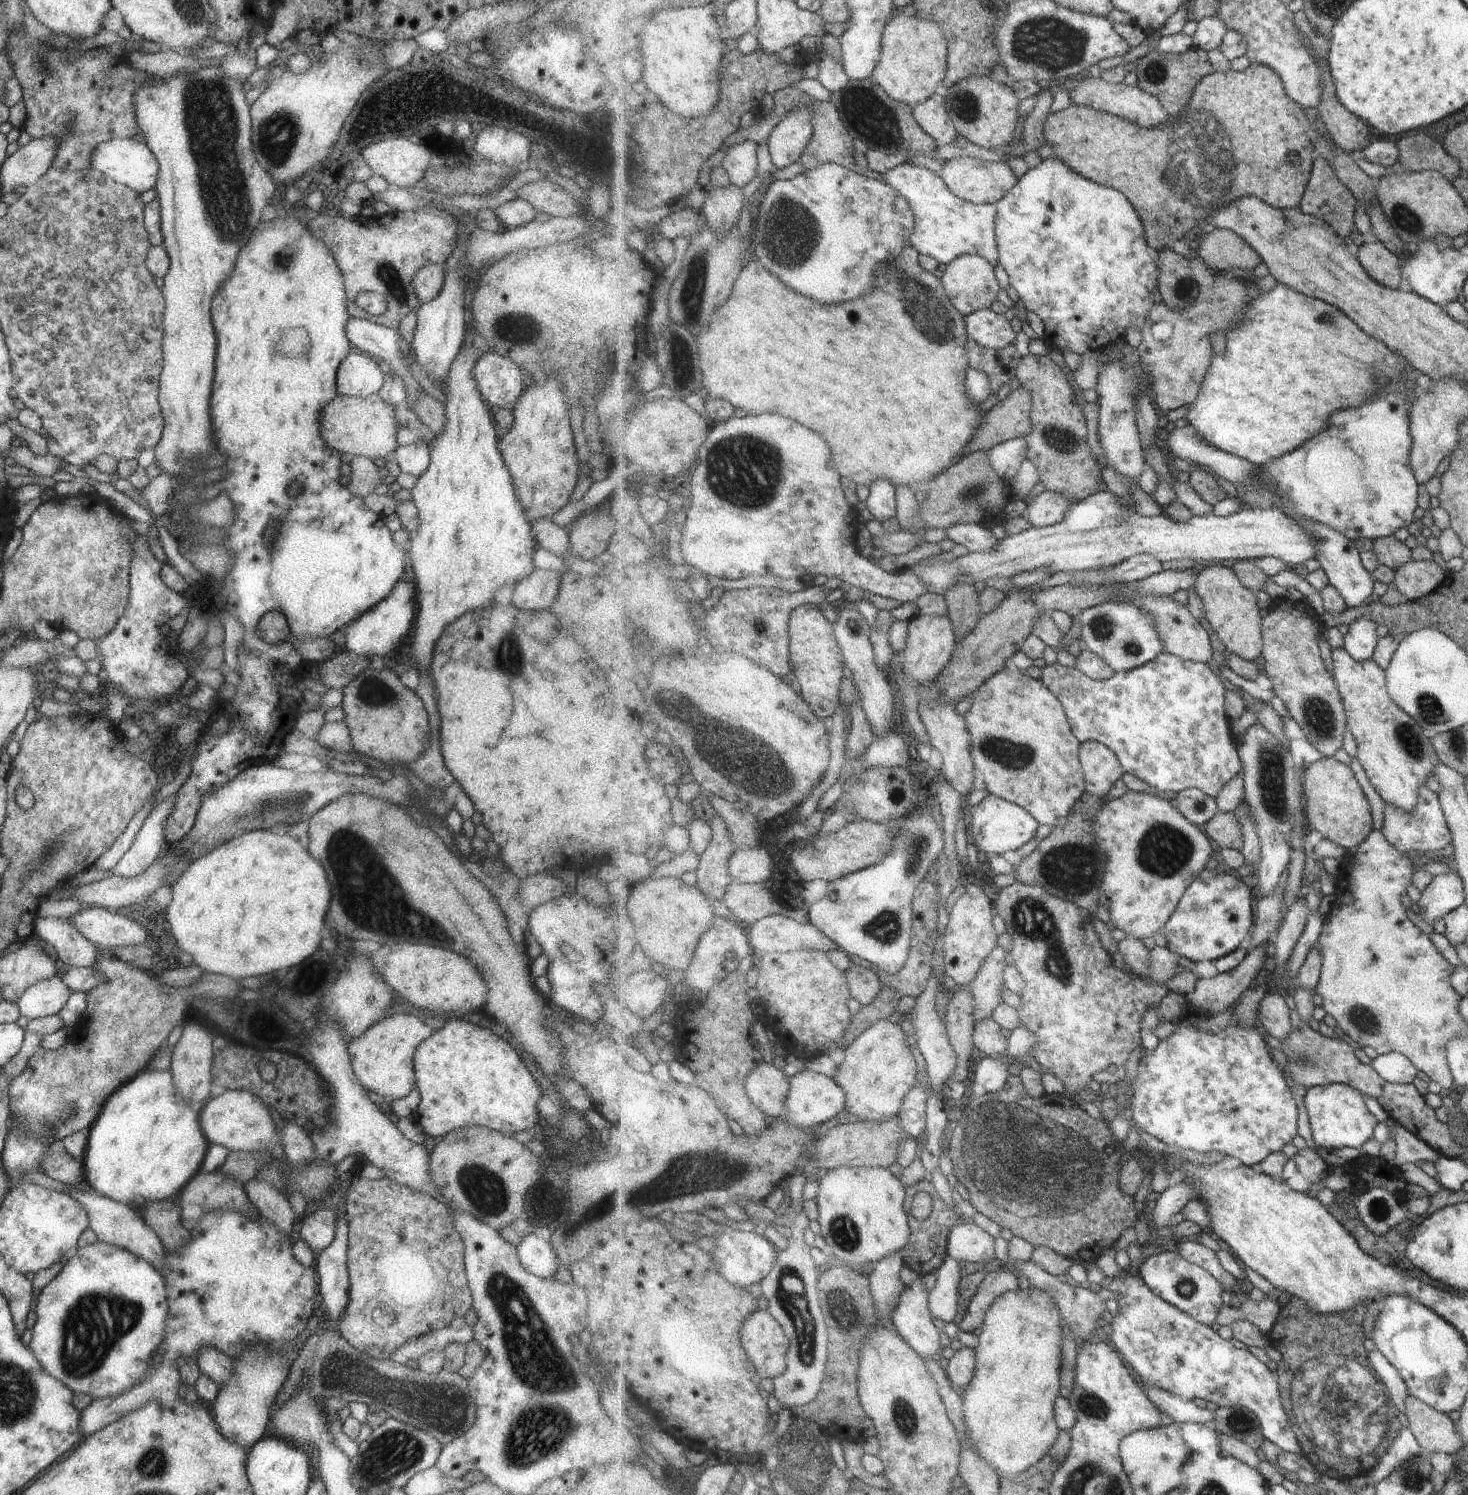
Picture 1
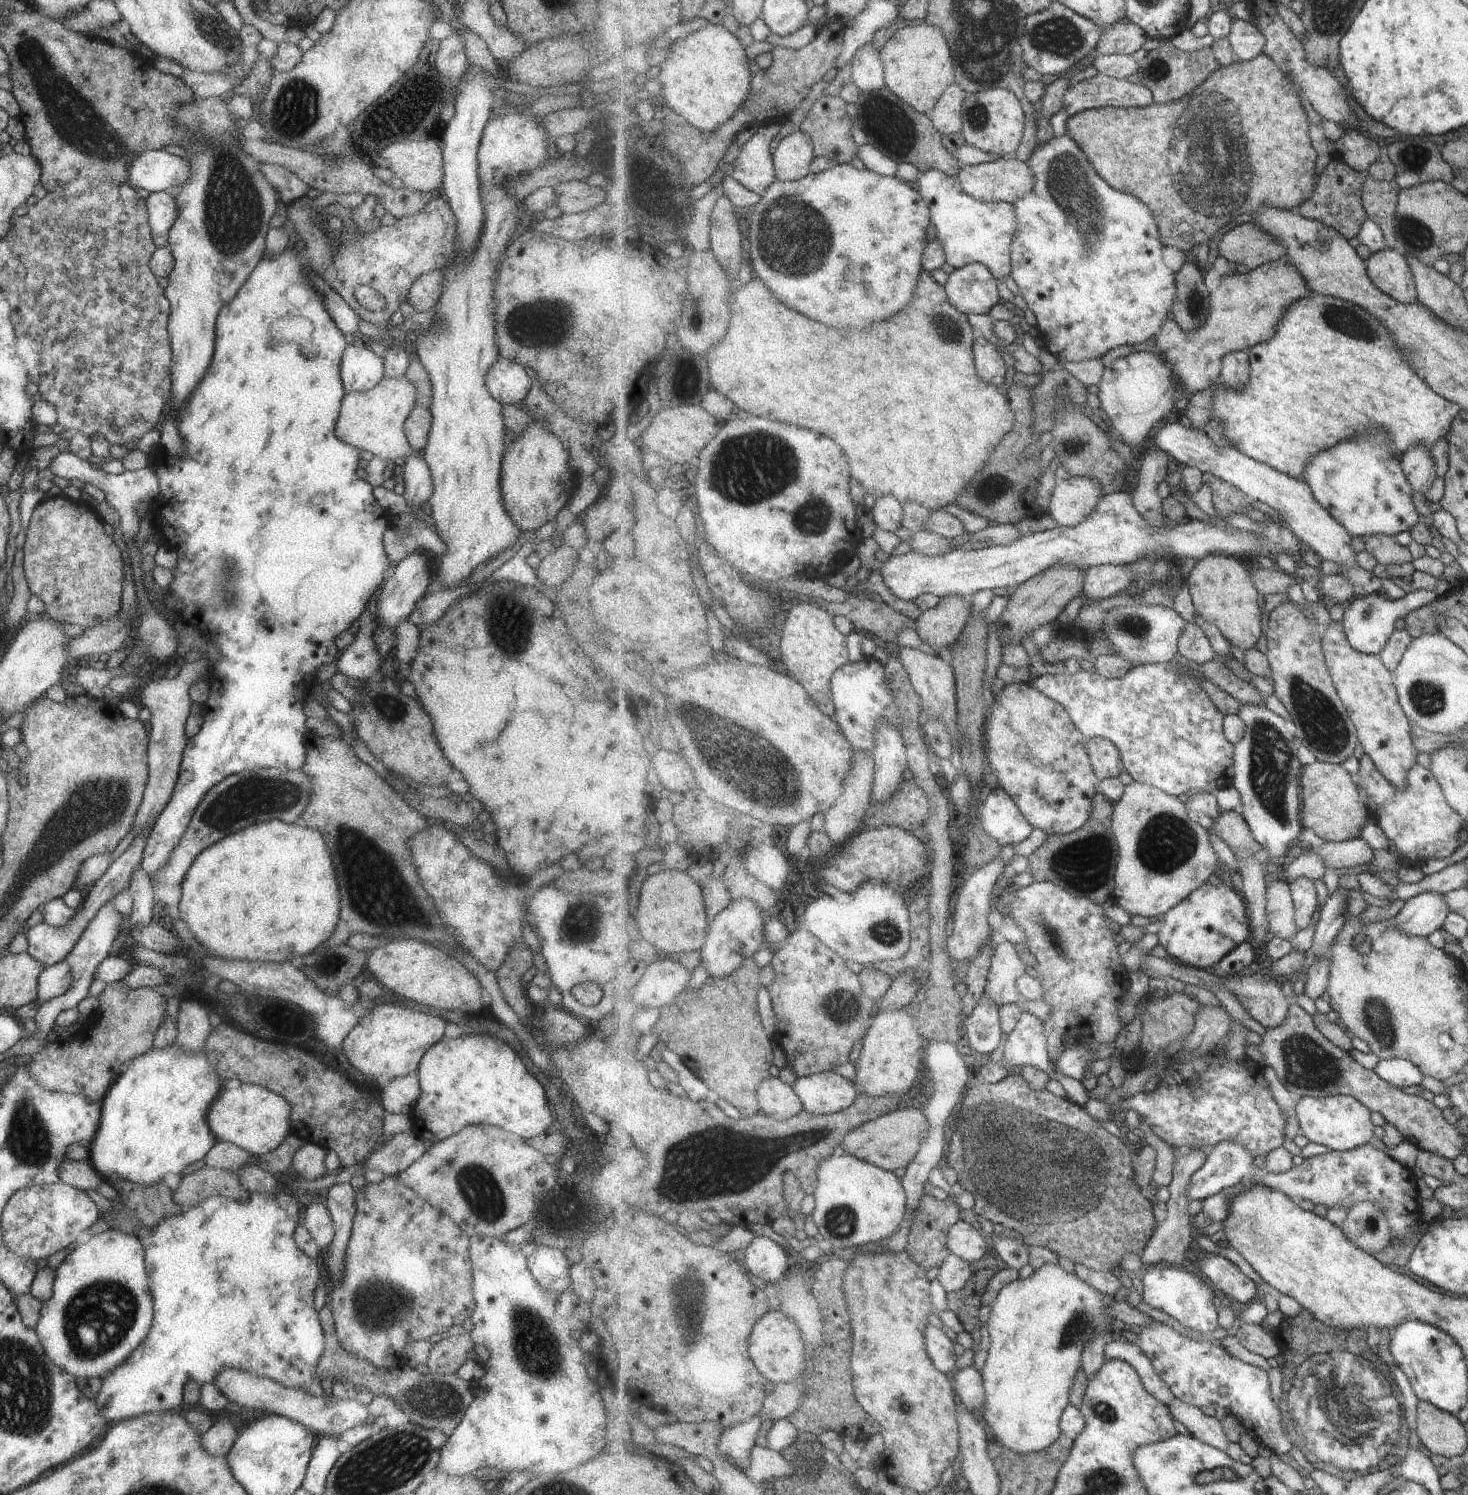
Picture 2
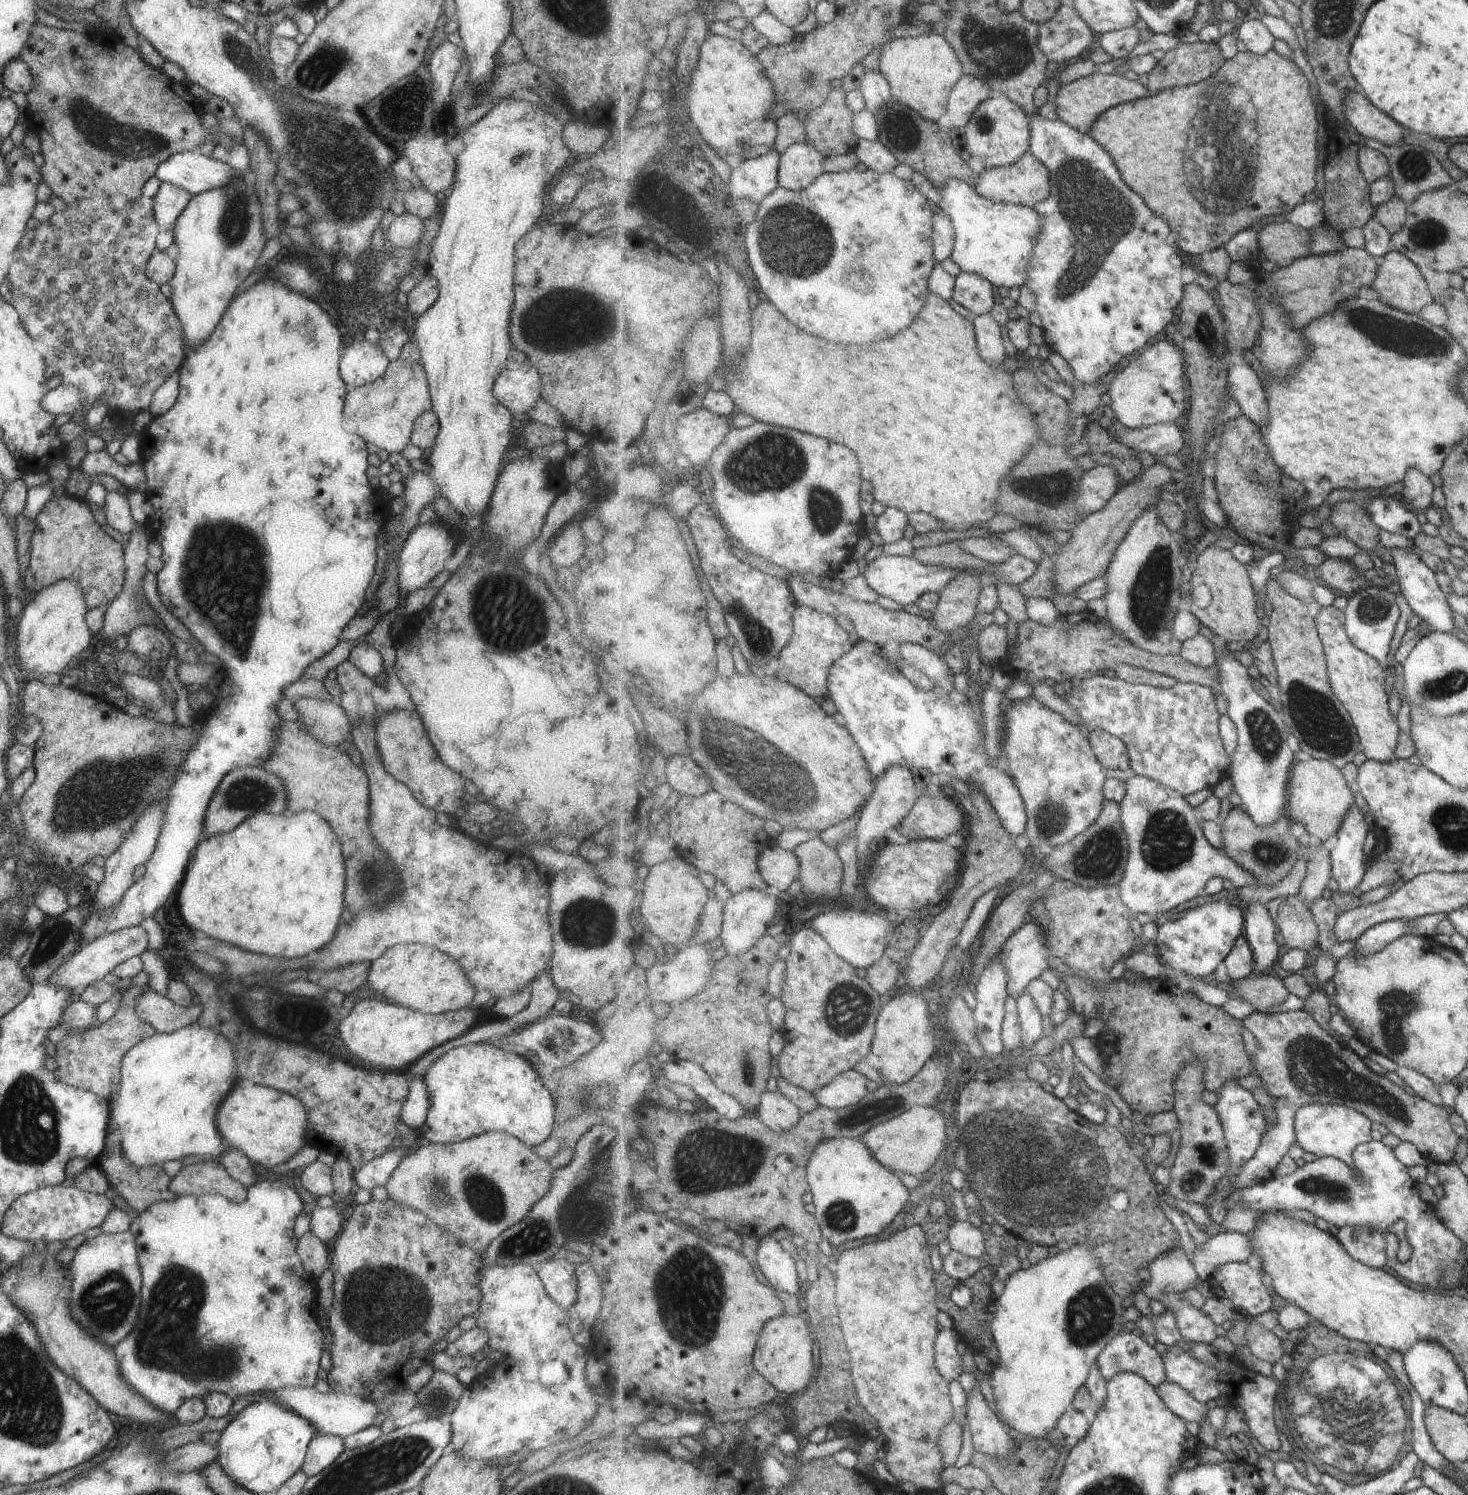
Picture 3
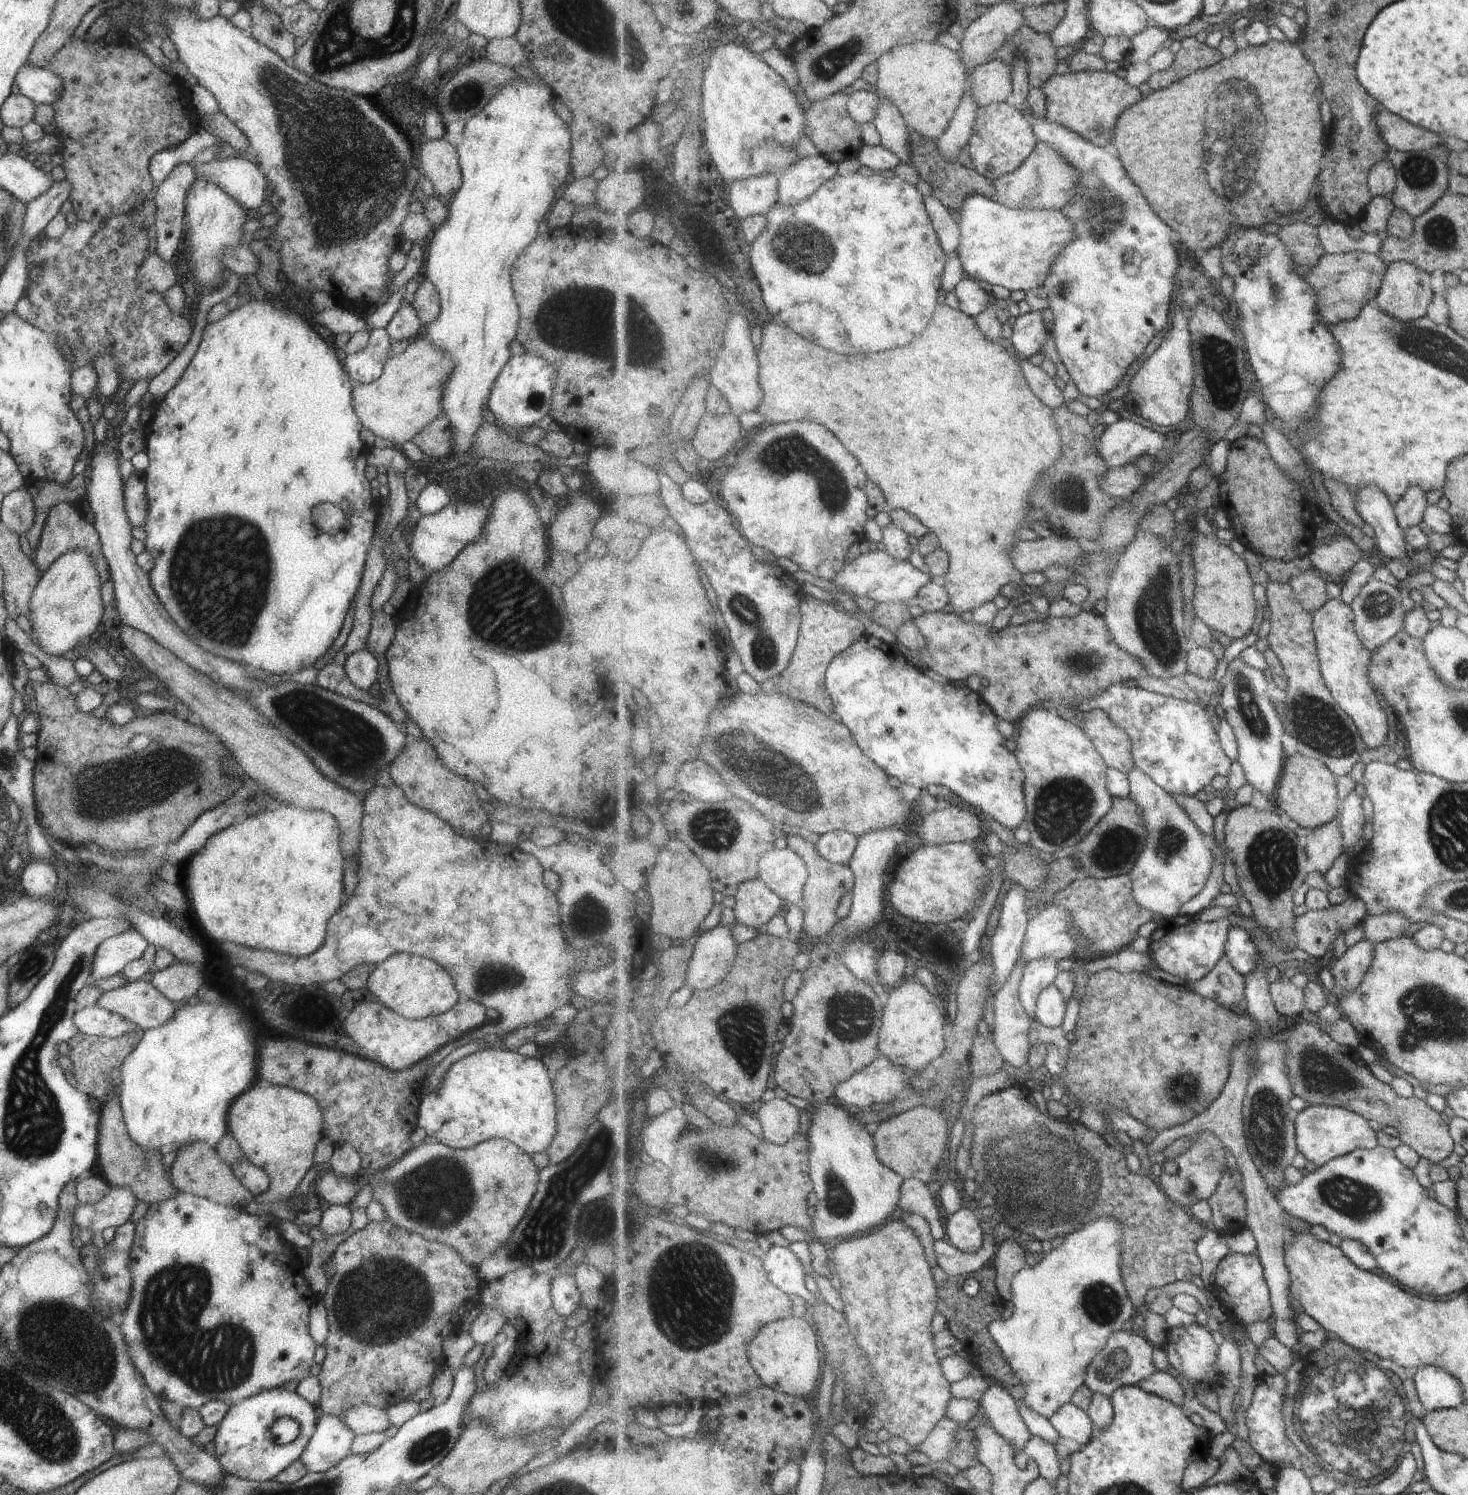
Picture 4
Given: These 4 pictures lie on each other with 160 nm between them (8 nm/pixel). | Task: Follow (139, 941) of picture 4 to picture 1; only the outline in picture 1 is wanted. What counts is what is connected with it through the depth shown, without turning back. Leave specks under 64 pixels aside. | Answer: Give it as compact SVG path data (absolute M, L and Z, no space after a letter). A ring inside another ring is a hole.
M174 794L166 796L150 810L135 833L129 850L110 870L112 875L134 877L140 875L163 851L162 838L165 819L174 803ZM59 976L38 980L18 998L19 1014L27 1019L57 1015L70 993Z

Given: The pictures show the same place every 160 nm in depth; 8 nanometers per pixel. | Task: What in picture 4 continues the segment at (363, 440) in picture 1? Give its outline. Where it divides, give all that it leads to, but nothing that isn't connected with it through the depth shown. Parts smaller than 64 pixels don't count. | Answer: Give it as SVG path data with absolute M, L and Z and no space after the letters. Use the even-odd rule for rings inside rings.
M417 336L403 352L387 358L379 378L364 385L353 385L350 399L354 413L359 417L361 424L371 430L374 436L389 440L393 445L402 445L405 441L411 441L413 435L417 434L423 426L442 414L440 405L442 388L453 367L454 362L447 353L431 345L427 338Z

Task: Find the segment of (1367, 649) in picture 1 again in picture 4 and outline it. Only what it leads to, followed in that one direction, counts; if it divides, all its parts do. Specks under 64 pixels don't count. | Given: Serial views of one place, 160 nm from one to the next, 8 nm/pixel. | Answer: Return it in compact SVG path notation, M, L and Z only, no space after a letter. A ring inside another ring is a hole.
M1372 578L1359 593L1359 596L1350 604L1355 613L1355 626L1358 637L1371 651L1382 649L1397 633L1406 628L1406 613L1403 608L1401 589L1377 578Z

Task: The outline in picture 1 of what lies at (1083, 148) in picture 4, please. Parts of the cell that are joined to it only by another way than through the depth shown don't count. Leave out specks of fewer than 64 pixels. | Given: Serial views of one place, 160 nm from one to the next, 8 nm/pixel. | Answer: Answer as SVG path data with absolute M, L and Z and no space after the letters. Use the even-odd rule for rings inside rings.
M1052 156L1043 160L1026 175L1019 178L1018 185L1014 186L1002 199L999 199L995 206L998 210L996 235L998 236L998 249L1000 252L999 263L1009 276L1009 284L1018 293L1026 310L1036 313L1044 323L1044 341L1048 348L1057 349L1060 352L1074 352L1084 355L1089 351L1102 350L1107 344L1123 338L1129 326L1136 326L1140 330L1144 327L1149 313L1156 305L1153 294L1155 294L1155 290L1160 292L1160 278L1157 278L1157 274L1160 274L1160 266L1157 266L1157 262L1153 260L1153 256L1149 252L1152 248L1149 248L1146 227L1139 216L1138 210L1123 193L1113 187L1106 187L1093 182L1090 178L1073 170L1059 157Z

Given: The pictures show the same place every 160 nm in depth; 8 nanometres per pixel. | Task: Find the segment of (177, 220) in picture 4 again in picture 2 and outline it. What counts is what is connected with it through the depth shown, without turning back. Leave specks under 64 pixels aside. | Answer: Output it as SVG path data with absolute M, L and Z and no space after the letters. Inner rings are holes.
M172 191L149 193L145 199L147 224L155 247L166 245L171 222L175 220L175 202Z

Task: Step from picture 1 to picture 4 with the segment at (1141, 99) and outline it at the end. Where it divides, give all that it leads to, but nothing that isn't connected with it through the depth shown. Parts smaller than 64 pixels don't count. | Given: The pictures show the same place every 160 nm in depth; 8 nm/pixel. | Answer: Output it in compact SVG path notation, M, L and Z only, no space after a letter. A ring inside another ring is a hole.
M1105 71L1073 72L1053 75L1040 89L1045 93L1048 113L1045 118L1067 127L1098 147L1114 151L1114 136L1118 118L1130 106L1137 104L1143 94L1125 78Z

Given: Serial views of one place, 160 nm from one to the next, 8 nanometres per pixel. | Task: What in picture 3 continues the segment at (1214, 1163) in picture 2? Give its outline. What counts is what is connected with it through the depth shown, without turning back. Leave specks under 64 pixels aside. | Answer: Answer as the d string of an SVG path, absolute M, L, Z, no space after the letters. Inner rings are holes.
M1237 1079L1227 1081L1225 1086L1219 1090L1218 1098L1214 1108L1220 1116L1232 1162L1228 1175L1233 1173L1239 1174L1242 1164L1245 1161L1251 1160L1256 1155L1259 1145L1264 1140L1269 1124L1253 1093L1245 1090L1243 1086L1239 1086Z

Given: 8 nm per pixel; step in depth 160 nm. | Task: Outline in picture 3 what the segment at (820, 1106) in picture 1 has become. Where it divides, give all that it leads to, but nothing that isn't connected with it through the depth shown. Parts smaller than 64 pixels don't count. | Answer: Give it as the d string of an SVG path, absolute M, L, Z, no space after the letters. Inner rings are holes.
M851 1069L834 1078L826 1087L815 1093L819 1106L830 1109L844 1109L859 1104L867 1092L869 1078L861 1072Z

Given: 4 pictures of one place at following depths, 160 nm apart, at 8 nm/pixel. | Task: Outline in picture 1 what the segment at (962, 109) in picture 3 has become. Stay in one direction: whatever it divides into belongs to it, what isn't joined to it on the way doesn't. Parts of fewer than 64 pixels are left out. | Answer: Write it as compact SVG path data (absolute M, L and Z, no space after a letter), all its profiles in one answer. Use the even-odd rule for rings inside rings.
M935 93L927 102L914 106L916 122L941 145L953 143L958 135L948 116L946 98L941 94Z

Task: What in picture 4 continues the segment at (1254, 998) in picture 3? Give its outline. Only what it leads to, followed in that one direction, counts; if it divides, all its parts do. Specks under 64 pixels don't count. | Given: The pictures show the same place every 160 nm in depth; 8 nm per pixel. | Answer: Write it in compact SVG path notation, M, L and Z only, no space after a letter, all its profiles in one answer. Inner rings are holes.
M1273 979L1270 984L1270 993L1281 1015L1294 1017L1307 1011L1304 989L1293 985L1290 981L1280 982Z

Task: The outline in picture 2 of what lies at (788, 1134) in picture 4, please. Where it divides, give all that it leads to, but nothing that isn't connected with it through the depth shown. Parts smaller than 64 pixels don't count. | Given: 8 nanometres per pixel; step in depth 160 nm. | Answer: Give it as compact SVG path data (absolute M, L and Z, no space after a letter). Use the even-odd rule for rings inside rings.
M785 1075L771 1080L767 1078L767 1082L759 1086L758 1100L763 1113L780 1122L794 1118L805 1109L798 1092L786 1084Z

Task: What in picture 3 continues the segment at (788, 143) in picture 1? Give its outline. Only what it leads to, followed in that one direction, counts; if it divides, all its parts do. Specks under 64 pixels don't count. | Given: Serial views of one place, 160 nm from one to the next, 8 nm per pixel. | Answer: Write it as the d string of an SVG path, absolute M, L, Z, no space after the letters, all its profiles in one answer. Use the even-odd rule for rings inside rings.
M811 143L793 144L780 155L778 181L793 192L807 190L823 172L825 157Z

